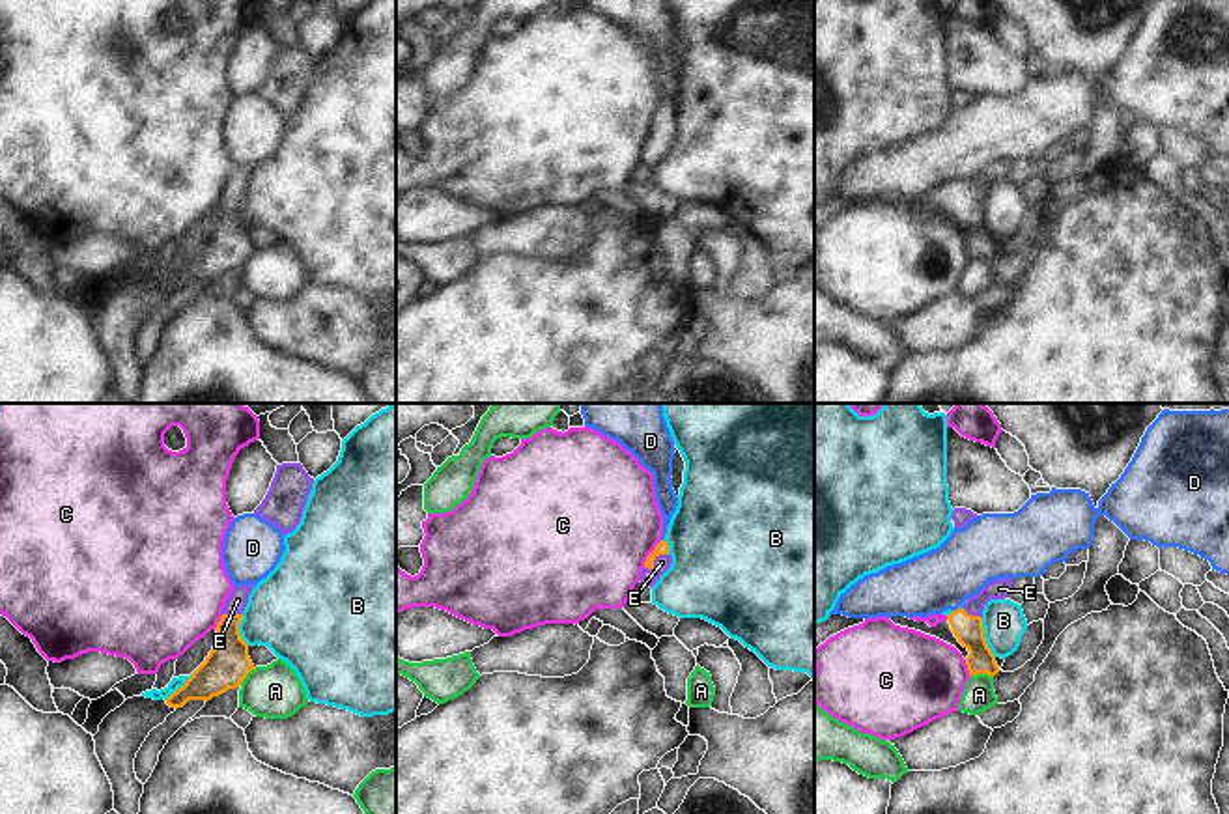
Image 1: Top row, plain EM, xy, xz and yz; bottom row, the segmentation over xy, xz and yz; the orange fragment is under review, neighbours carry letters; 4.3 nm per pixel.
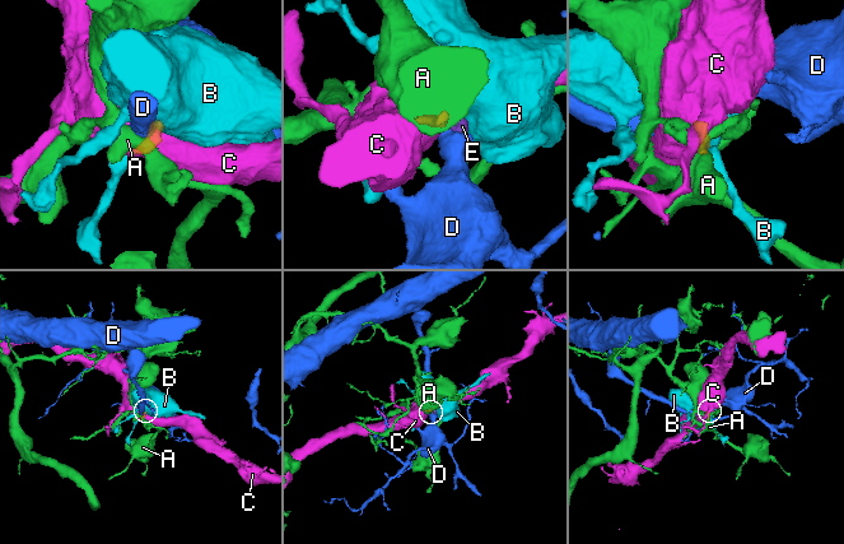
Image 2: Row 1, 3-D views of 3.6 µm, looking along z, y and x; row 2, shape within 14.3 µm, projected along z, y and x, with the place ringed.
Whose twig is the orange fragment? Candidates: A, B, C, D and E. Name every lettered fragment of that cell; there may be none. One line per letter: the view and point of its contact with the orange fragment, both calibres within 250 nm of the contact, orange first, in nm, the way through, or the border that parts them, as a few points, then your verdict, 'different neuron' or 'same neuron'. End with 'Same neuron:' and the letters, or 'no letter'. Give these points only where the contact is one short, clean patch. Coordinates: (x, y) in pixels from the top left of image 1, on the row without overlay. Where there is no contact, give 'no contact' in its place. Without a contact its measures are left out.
A: yz (983, 254) | 120/140 nm | along yz (972, 256), (988, 256), (992, 260) | different neuron
B: yz (983, 219) | 120/180 nm | different neuron
C: xz (649, 137) | 60/500 nm | along xz (660, 124), (643, 148) | different neuron
D: xz (662, 122) | 60/90 nm | along xz (663, 120), (660, 124) | different neuron
E: xz (654, 140) | 60/70 nm | across xz (662, 129), (654, 140), (662, 144) | same neuron
Same neuron: E

